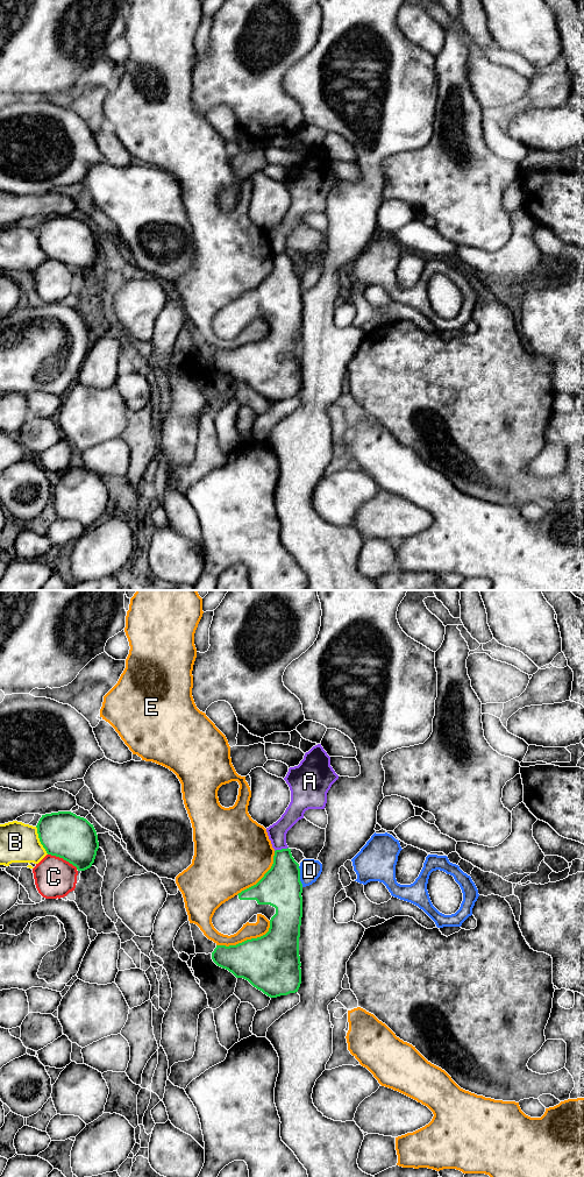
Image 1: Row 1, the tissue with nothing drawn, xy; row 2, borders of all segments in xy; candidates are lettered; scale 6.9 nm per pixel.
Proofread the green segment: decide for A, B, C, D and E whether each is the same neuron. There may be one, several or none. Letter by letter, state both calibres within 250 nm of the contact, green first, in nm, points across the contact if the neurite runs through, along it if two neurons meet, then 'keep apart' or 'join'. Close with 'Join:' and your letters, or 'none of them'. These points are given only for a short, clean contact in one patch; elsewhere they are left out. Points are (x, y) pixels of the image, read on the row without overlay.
A: 280/130 nm | along xy (287, 250), (275, 255) | keep apart
B: 320/280 nm | keep apart
C: 320/280 nm | keep apart
D: 280/140 nm | keep apart
E: 400/110 nm | keep apart
Join: none of them

